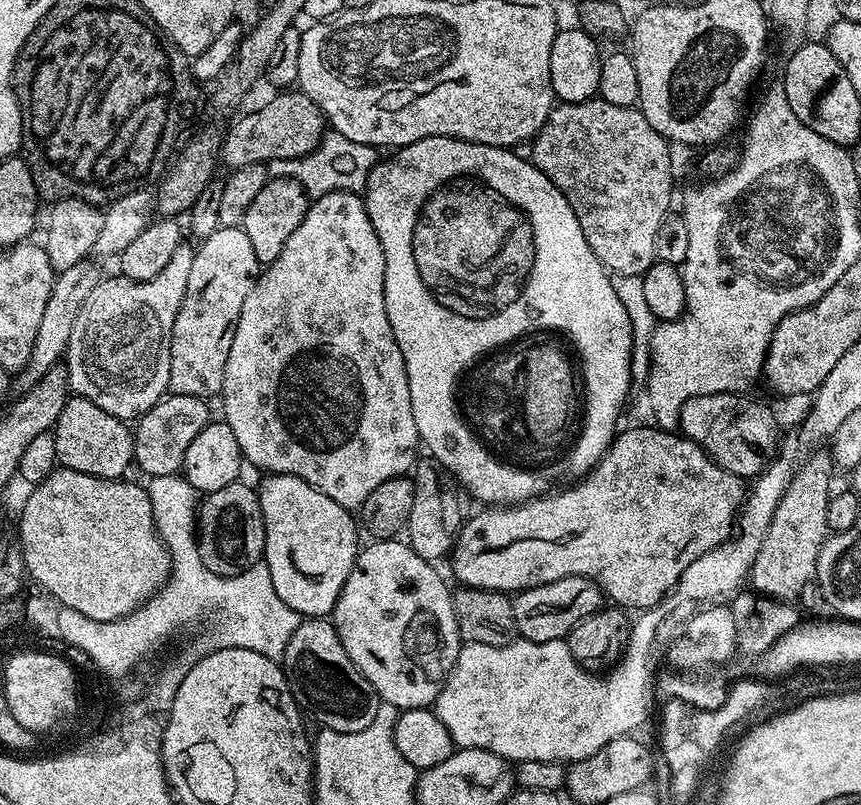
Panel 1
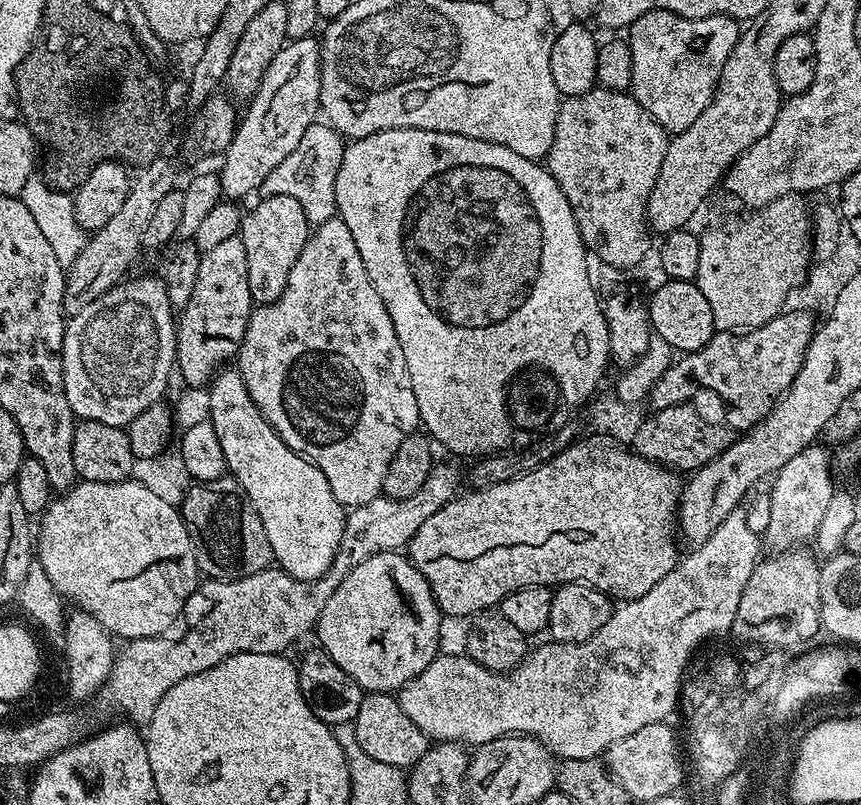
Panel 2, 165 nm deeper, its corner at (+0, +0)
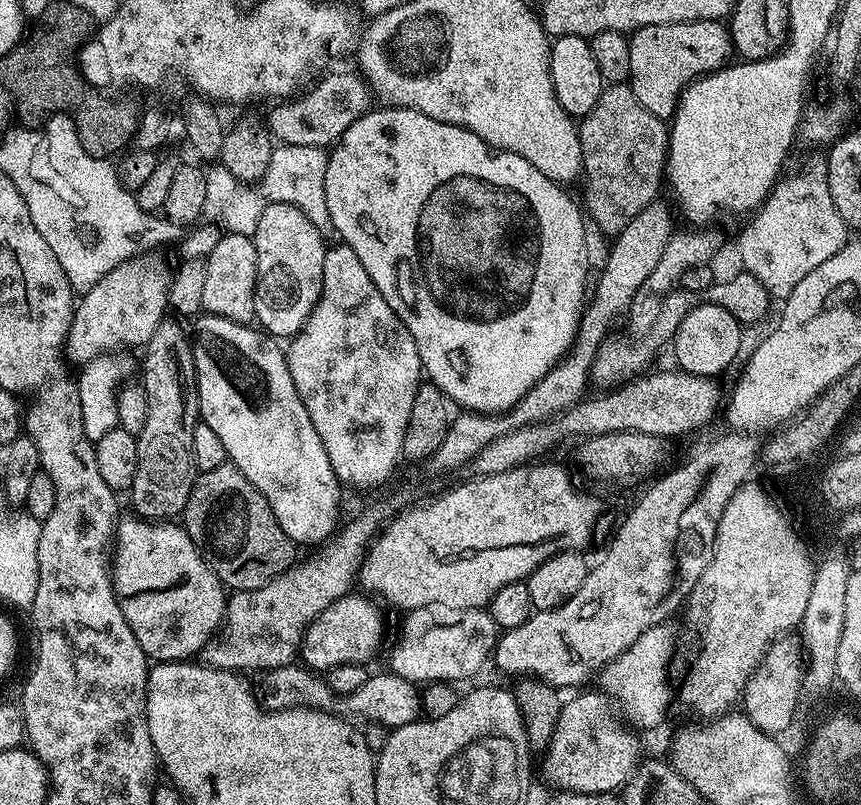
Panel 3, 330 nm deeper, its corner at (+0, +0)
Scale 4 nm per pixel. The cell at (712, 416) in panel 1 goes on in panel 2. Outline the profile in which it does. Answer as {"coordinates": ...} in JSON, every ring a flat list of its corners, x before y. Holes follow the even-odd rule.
{"coordinates":[[691,404,666,406,655,409,653,416,641,419,634,439,634,451,642,458,663,464,665,468,675,470,680,474,691,474,706,462,713,460,732,445,733,429,715,419,707,420,705,413,699,407]]}

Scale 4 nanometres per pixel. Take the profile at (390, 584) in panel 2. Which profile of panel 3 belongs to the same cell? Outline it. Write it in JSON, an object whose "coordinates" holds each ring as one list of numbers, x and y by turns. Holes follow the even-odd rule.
{"coordinates":[[349,594,338,598,318,618,314,618,304,632,304,640,300,644,299,659,309,669,317,673,327,673,329,668,343,664,367,665,368,660,376,656,380,643,384,640,384,616,375,604,375,599,367,595]]}

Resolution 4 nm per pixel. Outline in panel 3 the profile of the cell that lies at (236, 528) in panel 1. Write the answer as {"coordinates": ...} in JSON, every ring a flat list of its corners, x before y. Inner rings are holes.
{"coordinates":[[230,462,195,477,182,513,182,526,228,590,245,592,266,586,298,560,297,545,278,526,270,502]]}

